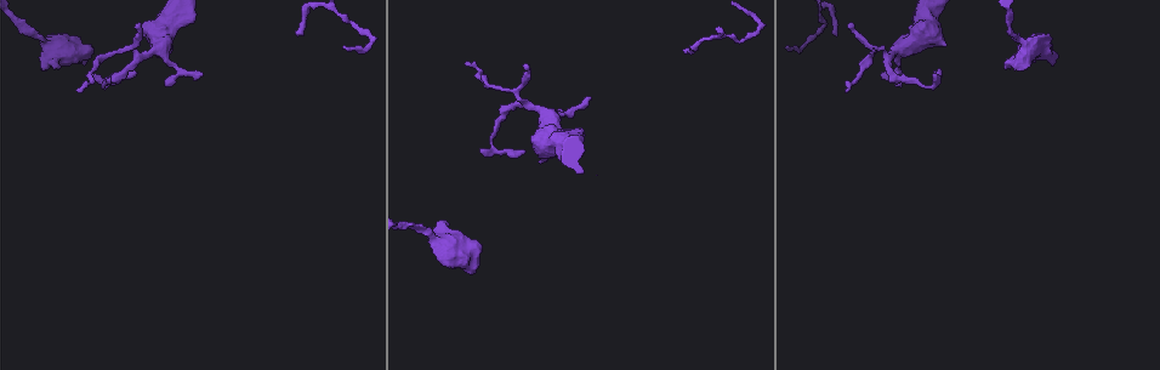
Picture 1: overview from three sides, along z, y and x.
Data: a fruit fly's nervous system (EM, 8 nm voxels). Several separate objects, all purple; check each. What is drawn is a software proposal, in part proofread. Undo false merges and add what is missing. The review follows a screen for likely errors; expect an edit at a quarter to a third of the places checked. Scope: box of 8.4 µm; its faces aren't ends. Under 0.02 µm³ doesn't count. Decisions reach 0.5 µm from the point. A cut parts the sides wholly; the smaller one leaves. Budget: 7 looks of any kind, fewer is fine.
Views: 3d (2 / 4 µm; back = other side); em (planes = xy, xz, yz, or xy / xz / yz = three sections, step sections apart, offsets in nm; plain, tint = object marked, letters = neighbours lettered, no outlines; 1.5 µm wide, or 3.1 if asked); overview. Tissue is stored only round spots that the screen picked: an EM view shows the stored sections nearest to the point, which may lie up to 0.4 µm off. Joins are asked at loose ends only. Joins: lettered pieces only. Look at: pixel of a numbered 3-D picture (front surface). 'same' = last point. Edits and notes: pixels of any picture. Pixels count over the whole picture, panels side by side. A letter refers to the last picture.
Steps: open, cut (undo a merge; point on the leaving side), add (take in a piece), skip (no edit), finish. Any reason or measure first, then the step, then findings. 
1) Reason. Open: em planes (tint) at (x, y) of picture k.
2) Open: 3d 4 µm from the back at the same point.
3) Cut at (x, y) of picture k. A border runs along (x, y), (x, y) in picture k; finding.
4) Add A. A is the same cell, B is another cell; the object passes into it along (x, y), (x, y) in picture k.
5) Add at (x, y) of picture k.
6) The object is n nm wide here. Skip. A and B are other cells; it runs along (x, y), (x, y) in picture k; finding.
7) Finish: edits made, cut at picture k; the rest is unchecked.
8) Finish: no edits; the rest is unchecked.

Thin end. Open: 3d 4 µm at (881, 75) of picture 1.

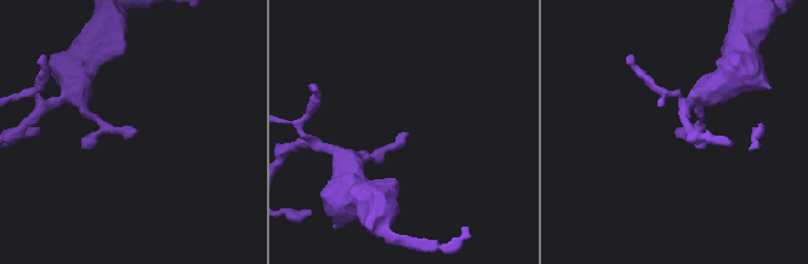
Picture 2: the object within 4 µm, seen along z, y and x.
Need the tissue. Open: em xy step 8 (letters) at (403, 134) of picture 2.

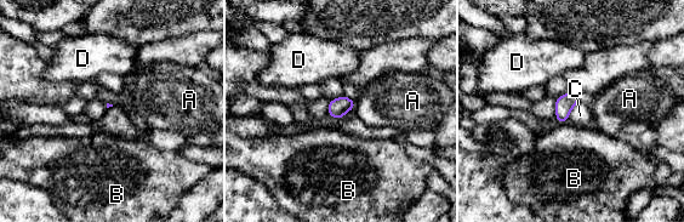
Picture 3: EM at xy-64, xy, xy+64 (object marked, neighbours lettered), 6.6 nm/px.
Open: em planes (letters) at the same point.

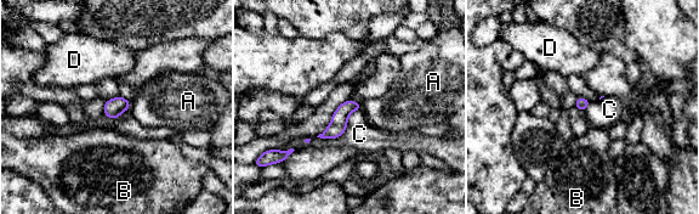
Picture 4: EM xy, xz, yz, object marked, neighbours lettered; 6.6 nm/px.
The object is 80 nm wide here. Skip. A, B, C and D are other cells; a border runs along (361, 108), (339, 136), (316, 136) in picture 4; none of them fits.

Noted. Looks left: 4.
Thin end. Open: 3d 4 µm at (525, 67) of picture 1.

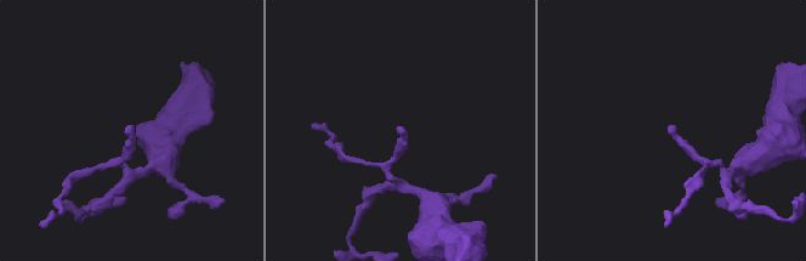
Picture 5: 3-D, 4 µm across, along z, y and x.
Open: em yz step 4 (tint) at (670, 130) of picture 5.

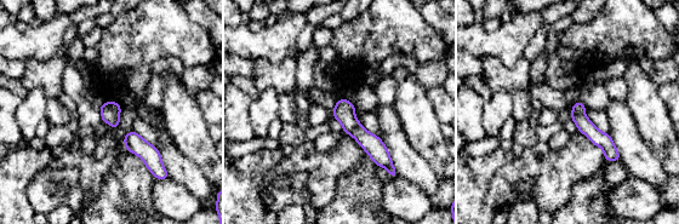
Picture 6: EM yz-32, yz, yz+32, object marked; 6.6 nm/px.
Another direction. Open: em xz step 4 (letters) at the same point.

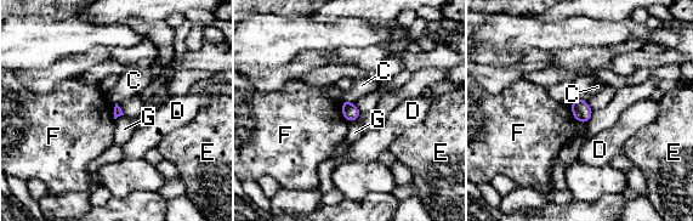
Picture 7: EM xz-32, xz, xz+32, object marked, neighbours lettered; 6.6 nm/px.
Skip. C, D, E, F and G are other cells; none of them fits.

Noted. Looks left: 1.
Finish: no edits; the rest is unchecked.

